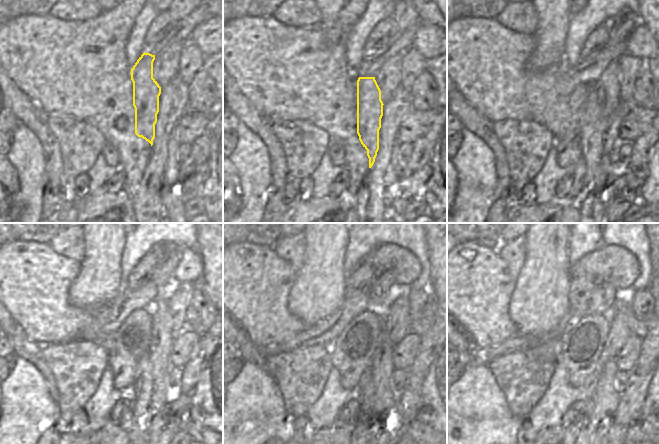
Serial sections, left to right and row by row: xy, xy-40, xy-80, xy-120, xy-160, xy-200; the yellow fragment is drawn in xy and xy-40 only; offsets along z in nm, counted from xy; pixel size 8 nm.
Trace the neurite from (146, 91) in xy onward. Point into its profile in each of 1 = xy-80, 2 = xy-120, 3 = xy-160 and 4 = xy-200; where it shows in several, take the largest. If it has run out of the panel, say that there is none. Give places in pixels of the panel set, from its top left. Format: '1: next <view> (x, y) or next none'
1: next xy-80 (590, 138)
2: next xy-120 (143, 383)
3: next xy-160 (365, 389)
4: next xy-200 (584, 426)

